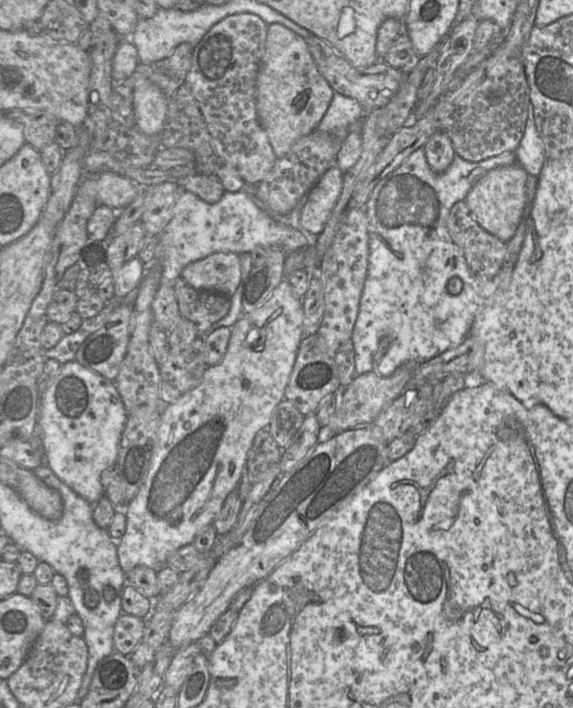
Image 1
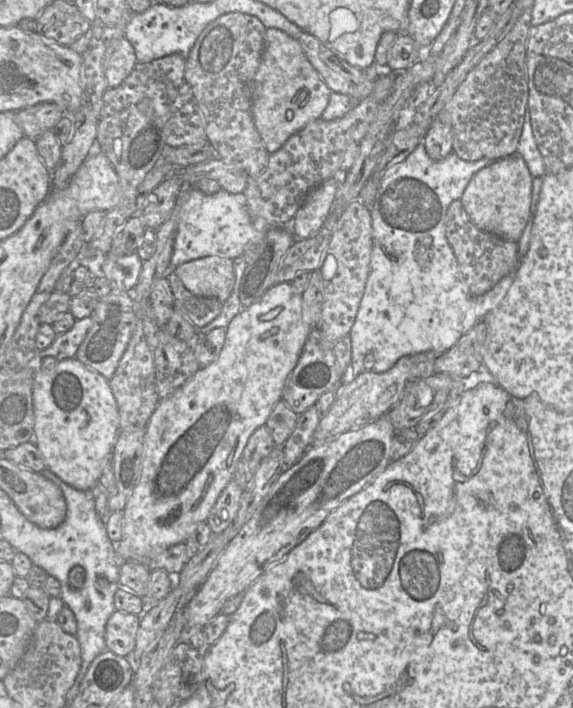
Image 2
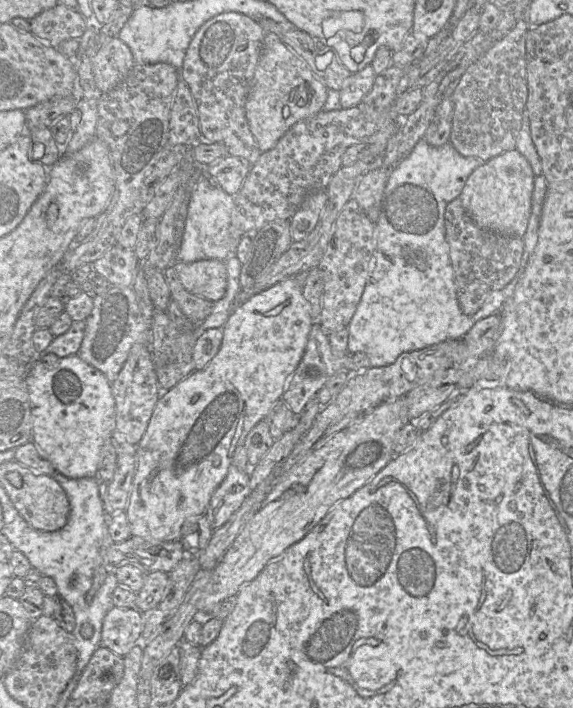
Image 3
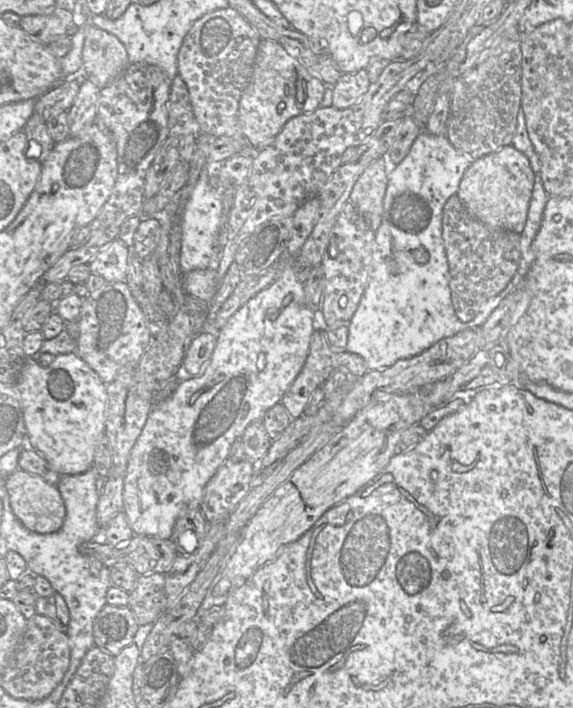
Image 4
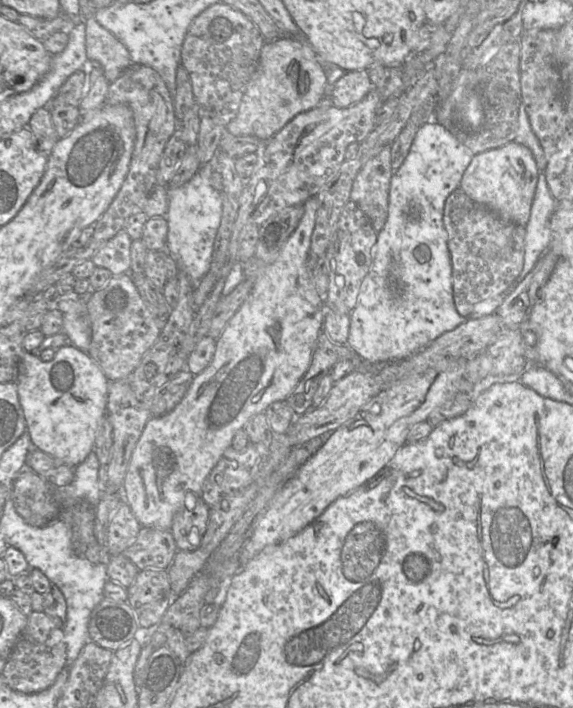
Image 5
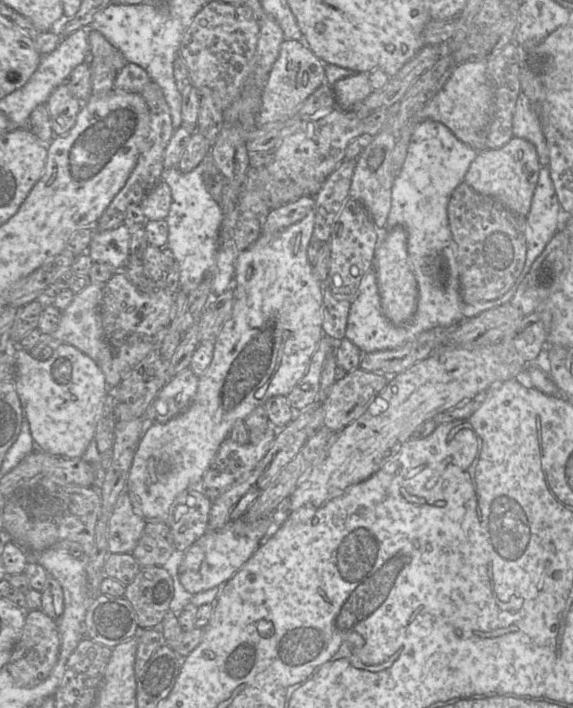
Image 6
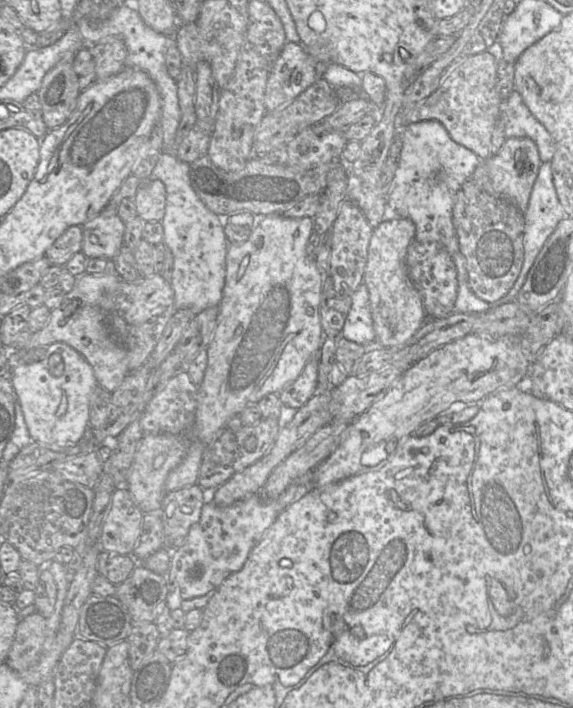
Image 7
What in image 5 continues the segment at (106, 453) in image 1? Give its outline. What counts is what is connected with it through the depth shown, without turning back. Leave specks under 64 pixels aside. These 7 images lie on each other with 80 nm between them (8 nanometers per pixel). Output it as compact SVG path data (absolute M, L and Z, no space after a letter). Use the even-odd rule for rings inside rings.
M71 343L60 347L55 352L54 358L48 362L24 350L15 383L26 422L26 431L30 435L33 448L68 466L75 468L80 465L93 450L100 423L106 416L110 382L100 367L88 353Z

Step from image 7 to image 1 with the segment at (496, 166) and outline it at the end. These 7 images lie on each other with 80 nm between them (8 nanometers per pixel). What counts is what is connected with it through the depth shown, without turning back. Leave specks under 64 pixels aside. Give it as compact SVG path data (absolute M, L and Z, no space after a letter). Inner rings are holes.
M518 163L492 169L476 182L464 199L476 222L505 243L513 237L523 218L527 176Z

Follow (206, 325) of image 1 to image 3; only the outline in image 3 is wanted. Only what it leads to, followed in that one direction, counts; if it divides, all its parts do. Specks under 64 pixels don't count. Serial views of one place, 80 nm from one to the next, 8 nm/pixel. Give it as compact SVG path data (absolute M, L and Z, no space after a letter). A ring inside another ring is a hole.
M173 265L167 267L163 273L171 293L171 300L178 304L181 312L194 326L203 322L212 312L215 303L187 292Z

